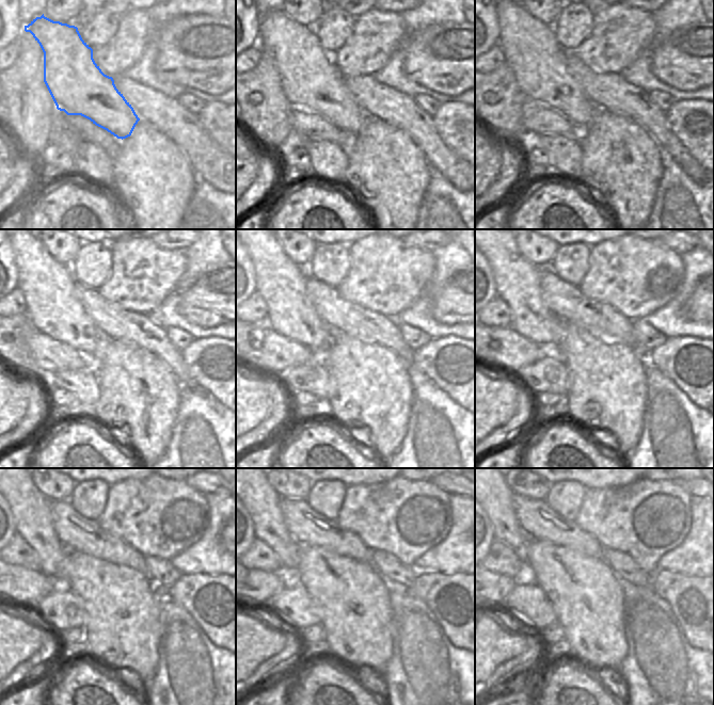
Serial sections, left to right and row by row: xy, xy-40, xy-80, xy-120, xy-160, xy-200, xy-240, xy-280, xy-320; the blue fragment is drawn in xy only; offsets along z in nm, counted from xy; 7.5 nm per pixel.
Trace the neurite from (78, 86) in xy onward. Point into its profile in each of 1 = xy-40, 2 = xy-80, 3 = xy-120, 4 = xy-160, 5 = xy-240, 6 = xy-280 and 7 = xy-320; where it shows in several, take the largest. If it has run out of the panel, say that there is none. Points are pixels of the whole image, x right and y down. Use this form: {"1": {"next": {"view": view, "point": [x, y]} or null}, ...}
{"1": {"next": {"view": "xy-40", "point": [310, 79]}}, "2": {"next": {"view": "xy-80", "point": [530, 49]}}, "3": {"next": {"view": "xy-120", "point": [49, 288]}}, "4": {"next": {"view": "xy-160", "point": [282, 284]}}, "5": {"next": {"view": "xy-240", "point": [31, 511]}}, "6": {"next": {"view": "xy-280", "point": [258, 498]}}, "7": {"next": {"view": "xy-320", "point": [496, 496]}}}

